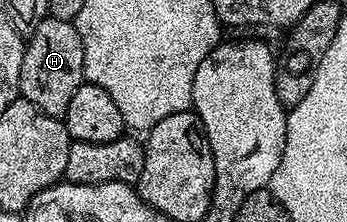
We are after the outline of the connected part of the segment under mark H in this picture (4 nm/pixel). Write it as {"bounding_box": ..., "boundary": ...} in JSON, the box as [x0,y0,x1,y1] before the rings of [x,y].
{"bounding_box":[19,17,86,116],"boundary":[[[46,17],[28,36],[23,53],[23,69],[19,69],[19,95],[43,113],[64,116],[75,89],[86,82],[83,61],[83,41],[77,32],[76,22]]]}

